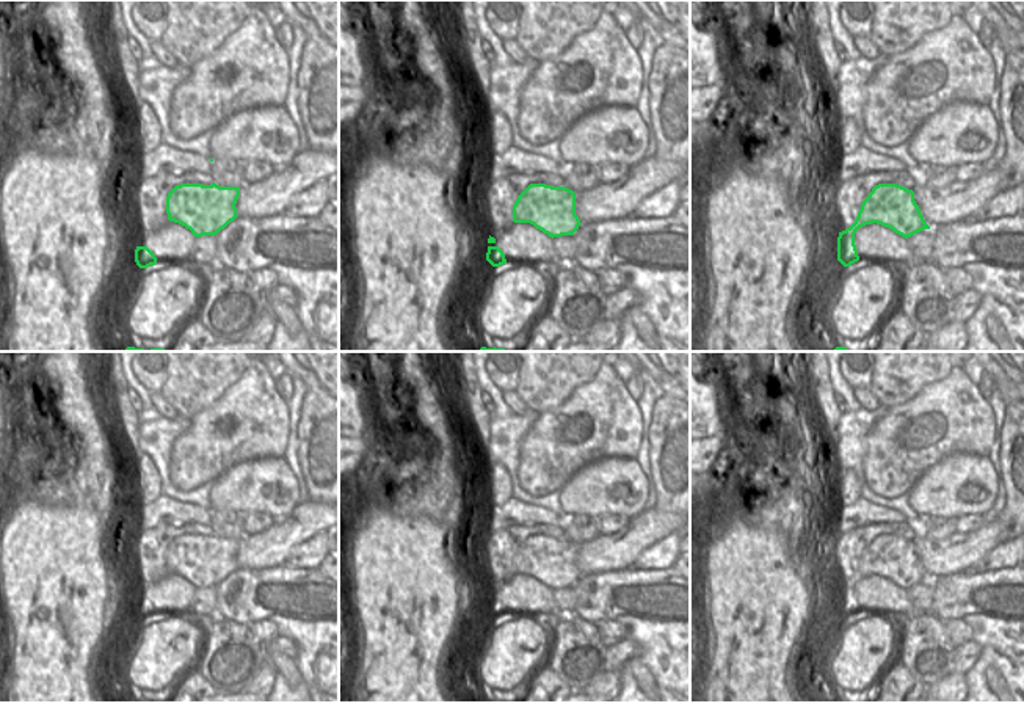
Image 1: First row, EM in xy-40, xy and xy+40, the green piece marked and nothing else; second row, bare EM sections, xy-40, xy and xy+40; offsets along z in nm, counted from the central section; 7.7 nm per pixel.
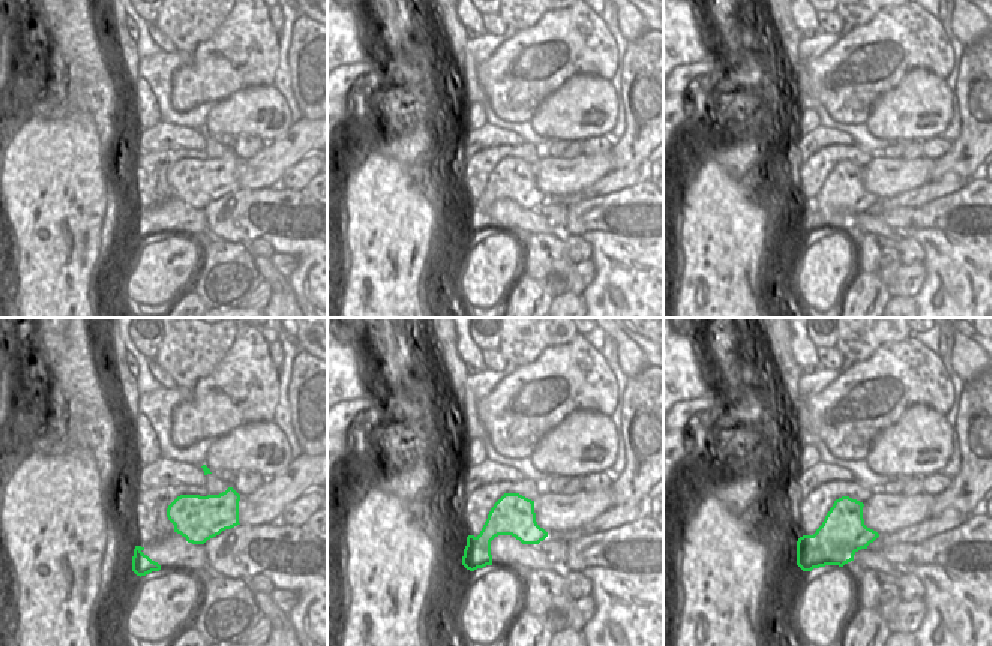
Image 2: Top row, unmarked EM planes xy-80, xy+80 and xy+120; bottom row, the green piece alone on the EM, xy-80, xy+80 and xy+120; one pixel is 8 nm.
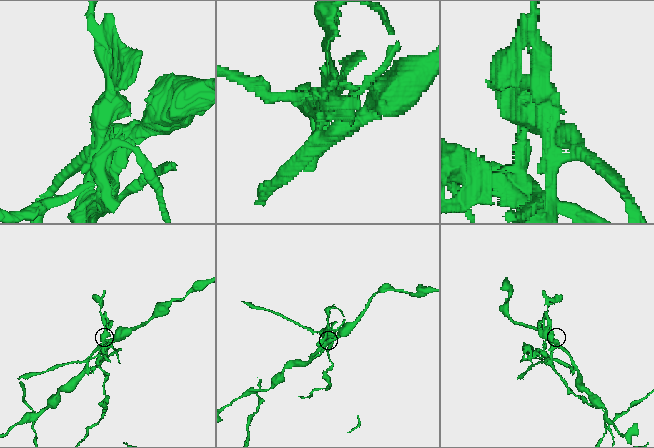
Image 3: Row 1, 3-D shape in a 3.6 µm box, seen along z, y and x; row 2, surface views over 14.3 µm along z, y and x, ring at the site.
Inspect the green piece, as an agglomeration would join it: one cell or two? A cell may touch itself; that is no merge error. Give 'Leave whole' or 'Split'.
Split

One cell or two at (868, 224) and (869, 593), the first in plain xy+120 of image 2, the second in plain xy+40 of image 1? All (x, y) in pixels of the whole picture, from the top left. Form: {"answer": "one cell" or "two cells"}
{"answer": "one cell"}

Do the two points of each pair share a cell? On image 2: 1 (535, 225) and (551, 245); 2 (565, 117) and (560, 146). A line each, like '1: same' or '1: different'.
1: different
2: different

